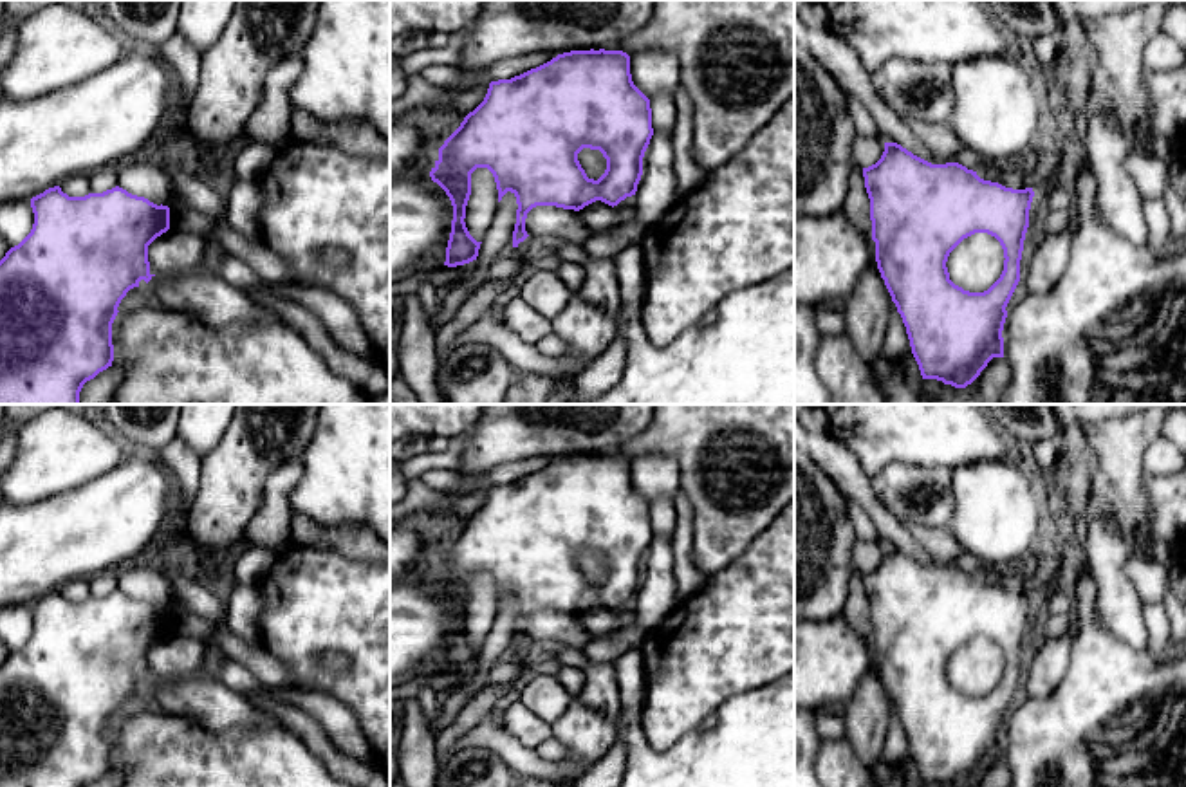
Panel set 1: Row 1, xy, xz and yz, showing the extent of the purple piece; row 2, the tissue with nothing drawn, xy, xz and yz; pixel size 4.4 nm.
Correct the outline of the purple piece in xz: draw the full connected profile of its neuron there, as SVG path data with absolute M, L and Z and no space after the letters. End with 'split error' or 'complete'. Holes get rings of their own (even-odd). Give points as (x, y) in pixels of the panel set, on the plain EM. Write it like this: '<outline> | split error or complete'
M570 455L511 484L491 486L484 505L439 552L430 576L453 610L444 670L464 670L478 661L482 646L469 639L464 626L477 572L493 578L498 606L507 596L516 601L513 652L518 652L529 641L525 623L536 610L579 616L601 605L614 612L635 599L652 540L650 504L634 489L630 460L623 455ZM583 552L599 554L607 563L607 574L598 585L588 583L578 565Z | complete

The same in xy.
M60 590L31 603L31 637L0 664L0 787L87 787L112 771L112 727L126 697L155 681L148 650L170 634L170 612L116 590L69 601Z | complete

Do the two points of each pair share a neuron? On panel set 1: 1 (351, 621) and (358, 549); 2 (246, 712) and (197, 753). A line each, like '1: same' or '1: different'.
1: different
2: different

